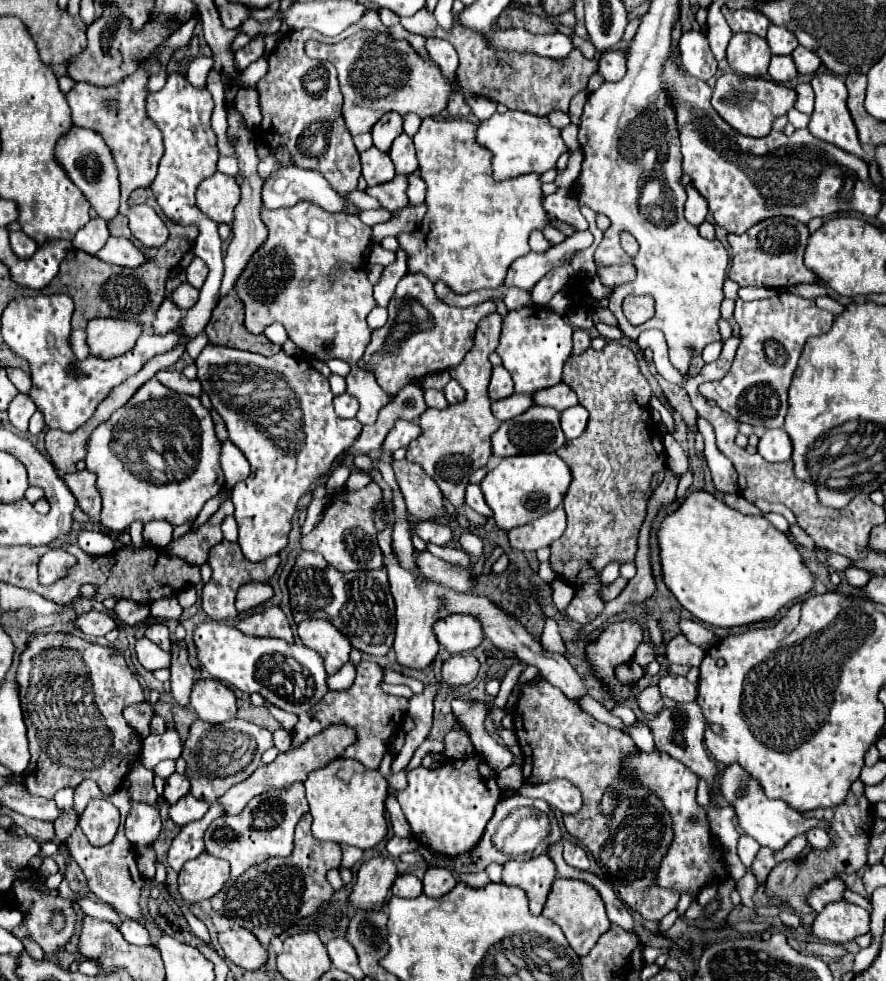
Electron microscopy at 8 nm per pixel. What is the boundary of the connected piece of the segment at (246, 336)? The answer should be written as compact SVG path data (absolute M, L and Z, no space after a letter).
M230 293L220 297L210 323L206 325L206 335L212 345L224 345L234 349L246 349L260 355L274 355L280 351L278 345L268 341L264 335L252 335L244 327L244 307L238 295Z

